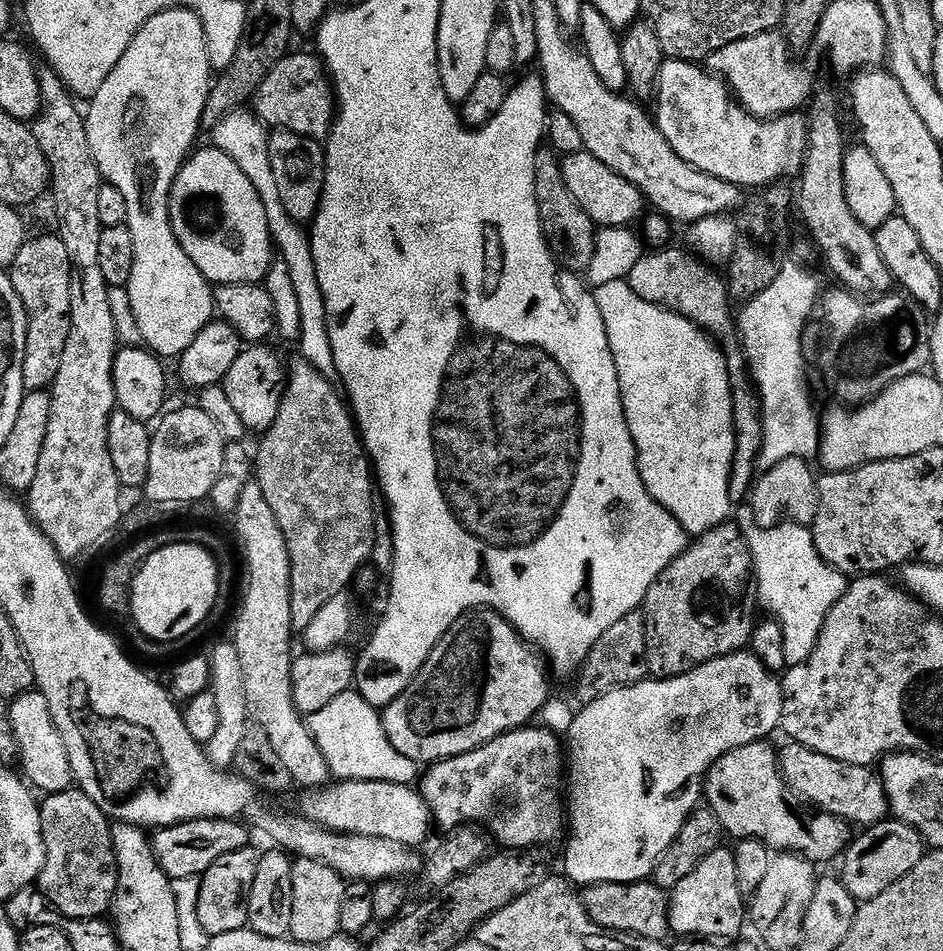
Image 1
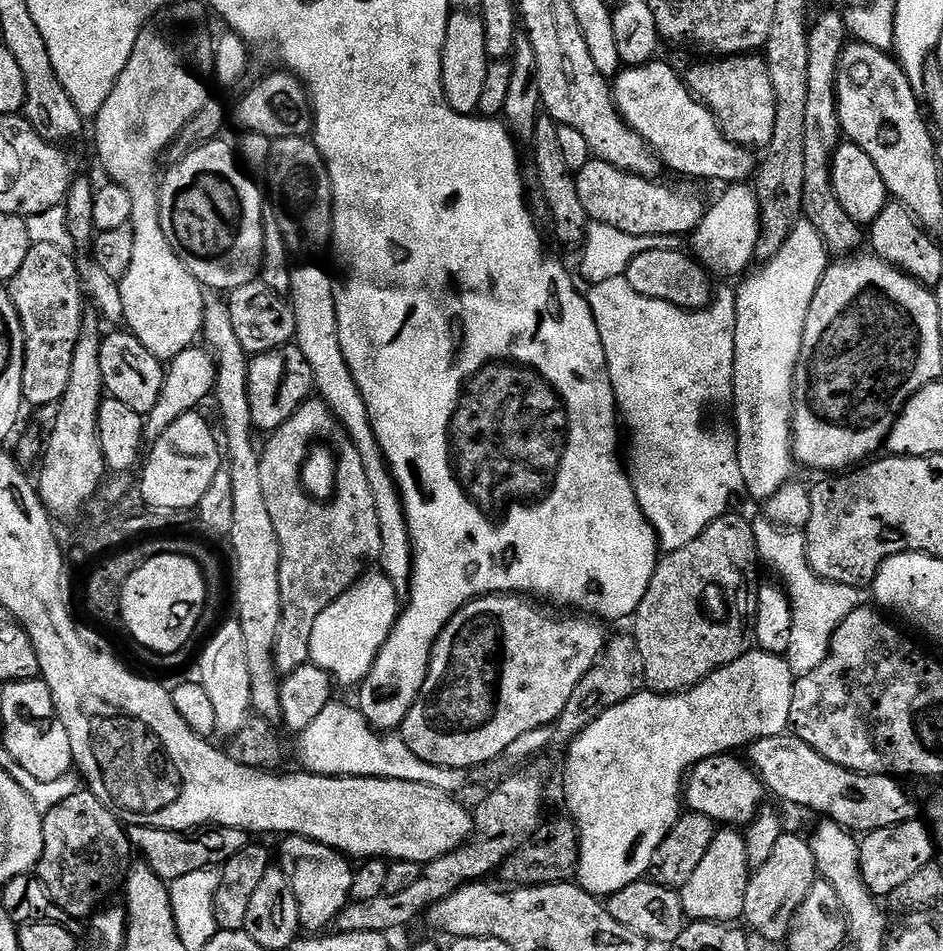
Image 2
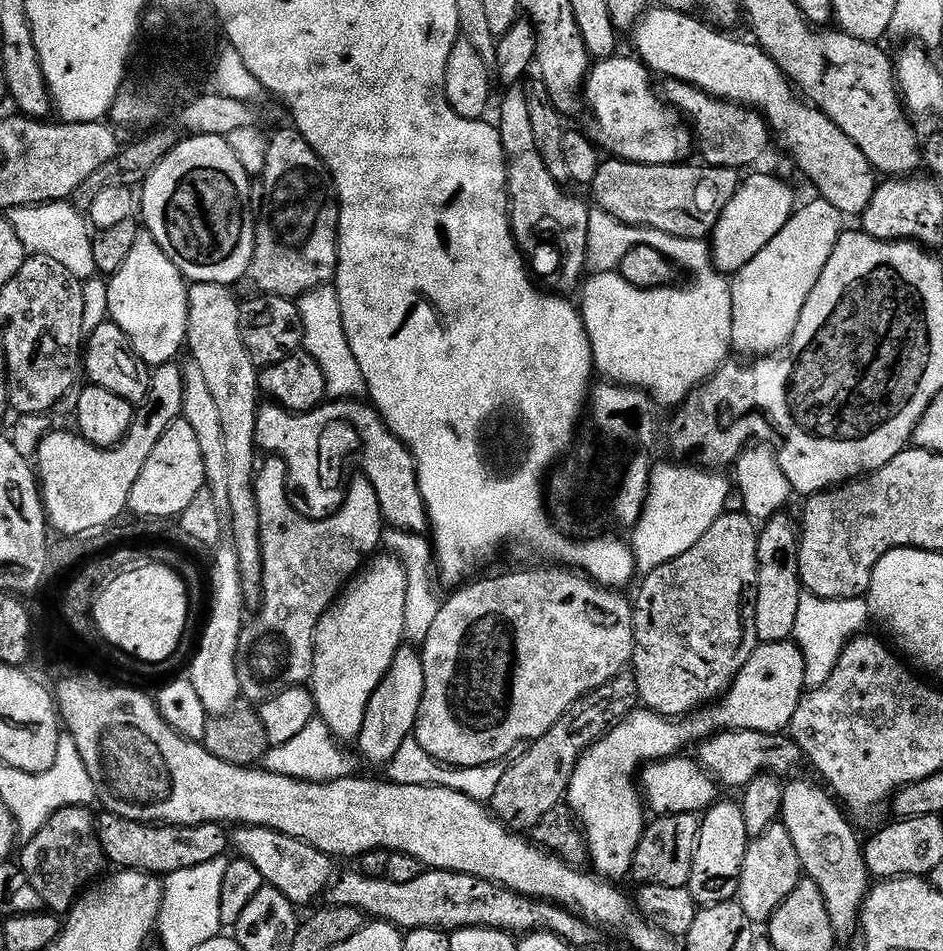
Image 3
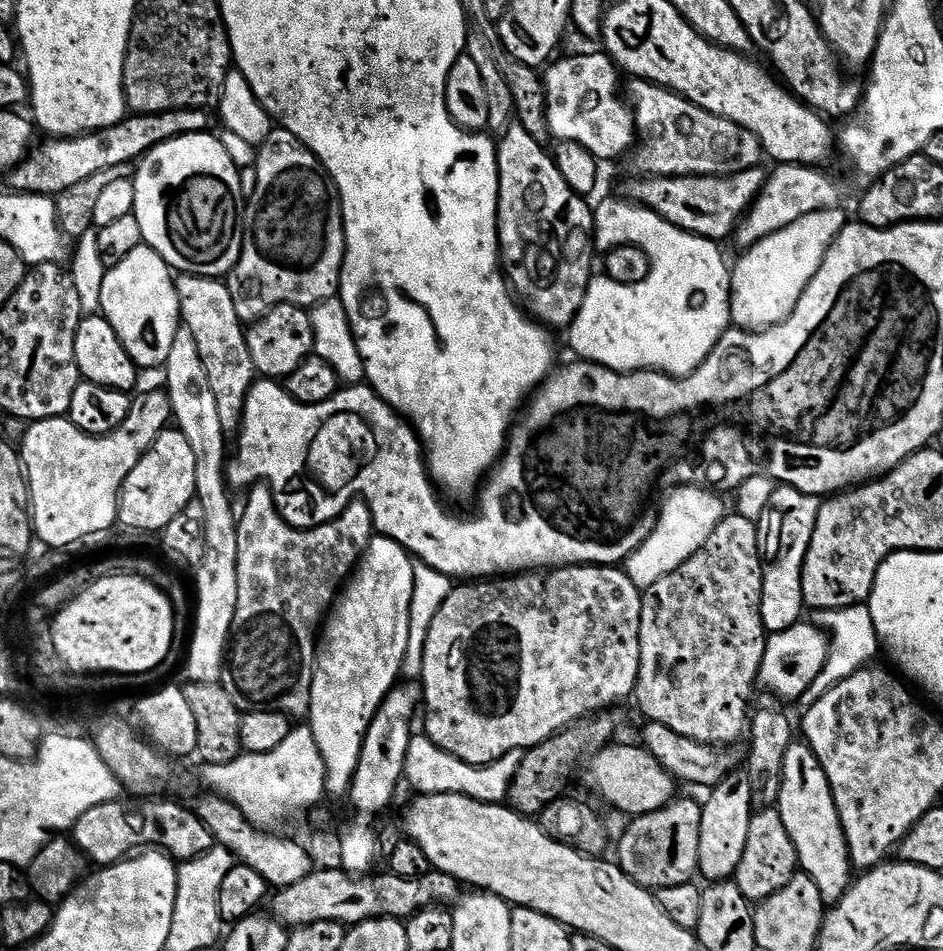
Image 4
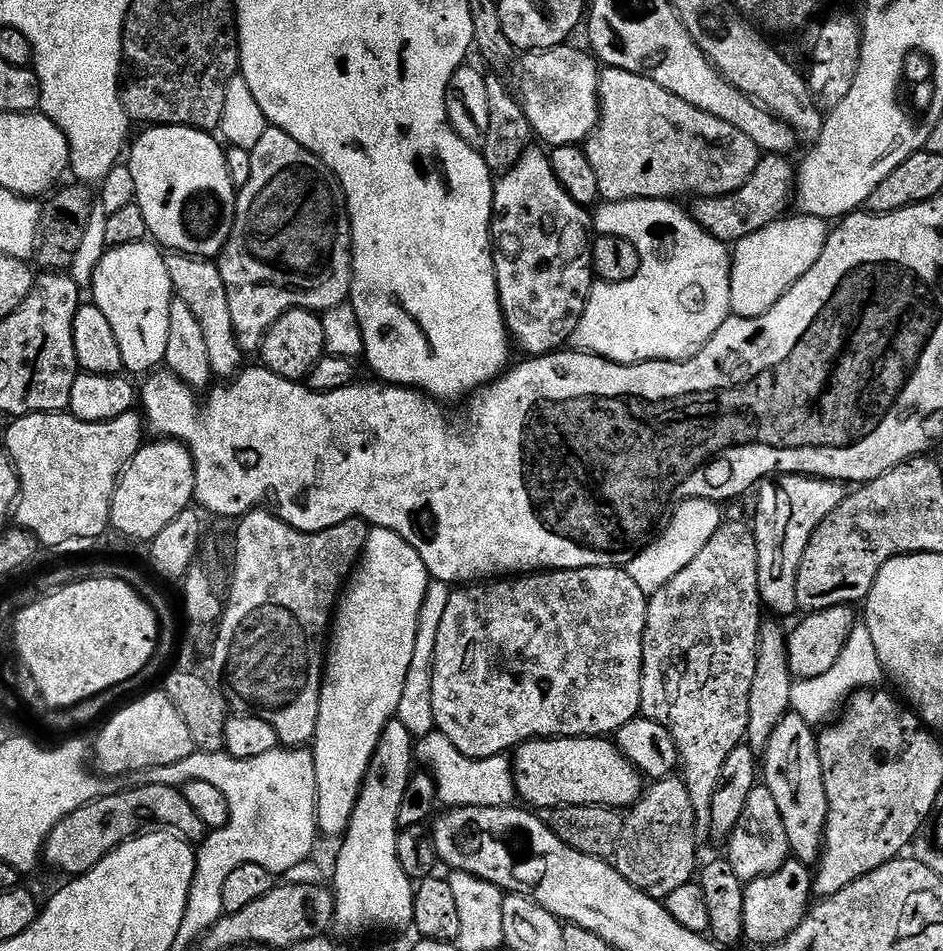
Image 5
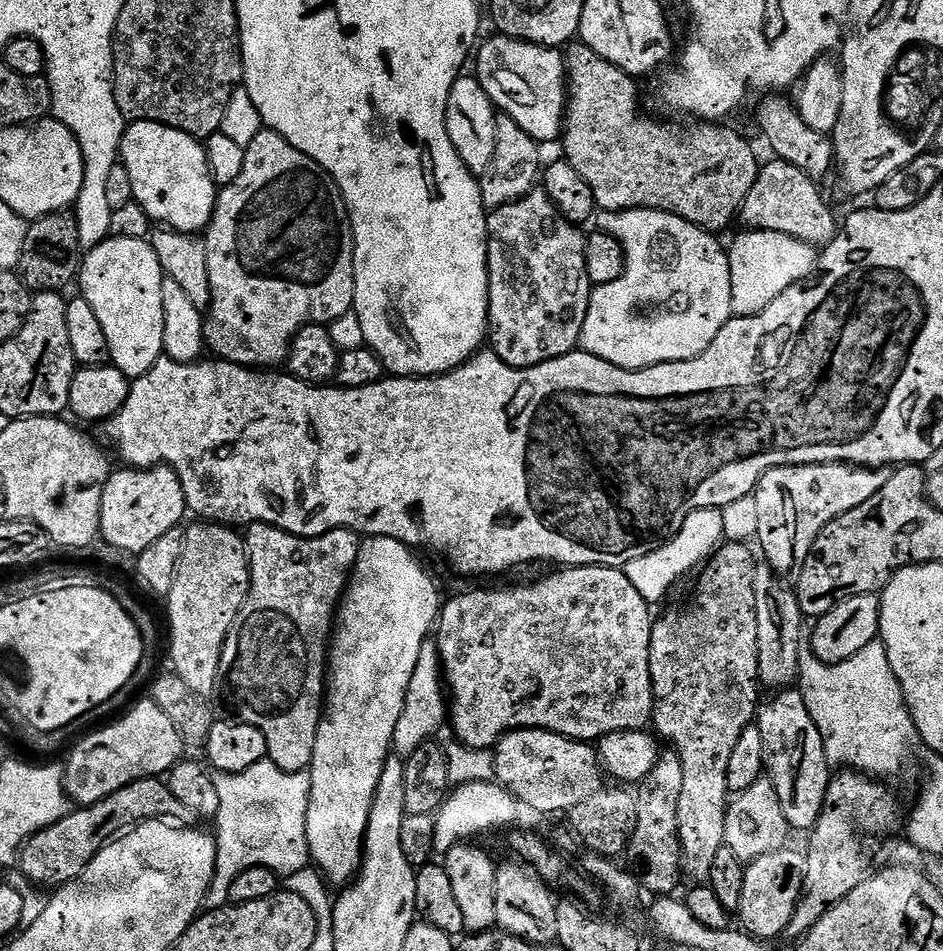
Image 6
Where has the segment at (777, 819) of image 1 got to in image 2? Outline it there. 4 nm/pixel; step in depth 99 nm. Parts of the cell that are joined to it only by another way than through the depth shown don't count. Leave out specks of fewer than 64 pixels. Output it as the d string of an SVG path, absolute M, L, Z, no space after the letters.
M736 754L711 756L690 769L682 796L691 811L709 816L720 826L747 826L752 823L757 812L761 811L763 804L760 803L766 797L766 789L764 781L738 757Z

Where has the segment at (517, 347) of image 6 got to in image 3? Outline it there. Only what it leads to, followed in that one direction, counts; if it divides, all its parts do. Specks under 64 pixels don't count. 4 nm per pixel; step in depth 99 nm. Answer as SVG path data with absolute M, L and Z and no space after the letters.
M512 86L505 92L508 93L500 104L498 127L504 147L504 158L508 162L508 214L512 218L512 236L516 240L517 248L530 265L531 275L545 289L556 294L568 294L576 283L576 287L581 283L585 275L584 263L590 255L590 208L578 197L567 196L557 180L550 178L550 170L546 170L546 162L542 162L542 154L538 154L538 146L534 142L525 89Z

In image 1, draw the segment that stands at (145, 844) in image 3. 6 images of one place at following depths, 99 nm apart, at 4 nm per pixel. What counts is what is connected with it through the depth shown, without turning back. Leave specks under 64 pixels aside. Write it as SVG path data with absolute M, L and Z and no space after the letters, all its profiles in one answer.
M239 819L234 820L187 820L172 824L155 833L152 848L156 851L162 870L171 880L178 878L199 878L203 876L218 858L234 854L234 850L249 847L248 828Z

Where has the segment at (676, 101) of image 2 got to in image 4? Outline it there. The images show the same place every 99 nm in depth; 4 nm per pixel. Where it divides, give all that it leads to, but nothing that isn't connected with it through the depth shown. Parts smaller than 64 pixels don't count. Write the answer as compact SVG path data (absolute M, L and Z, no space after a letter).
M597 50L597 52L588 52L585 56L568 56L565 60L559 60L549 63L546 68L548 73L544 72L542 76L545 102L548 106L548 125L553 137L557 141L573 140L586 146L586 150L590 150L590 154L594 154L600 162L616 160L619 156L626 155L627 152L629 155L638 140L636 118L632 114L631 107L625 103L622 96L622 101L620 101L620 96L616 93L620 80L616 77L618 68L612 57Z

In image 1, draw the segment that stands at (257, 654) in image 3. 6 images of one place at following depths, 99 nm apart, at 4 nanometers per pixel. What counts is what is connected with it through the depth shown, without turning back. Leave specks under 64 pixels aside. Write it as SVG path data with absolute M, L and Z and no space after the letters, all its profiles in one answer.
M303 358L289 363L287 370L288 385L278 418L274 418L274 426L263 433L261 440L264 441L254 452L254 480L262 486L262 494L266 494L266 502L270 502L270 510L274 510L274 518L278 518L278 526L288 543L292 563L292 631L303 634L306 626L322 611L322 606L326 606L330 598L348 592L361 568L371 561L378 492L374 487L374 469L364 451L356 421L337 385Z

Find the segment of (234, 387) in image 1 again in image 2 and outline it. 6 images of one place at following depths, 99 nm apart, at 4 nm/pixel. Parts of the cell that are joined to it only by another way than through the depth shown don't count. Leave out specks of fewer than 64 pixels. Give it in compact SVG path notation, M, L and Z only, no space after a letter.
M295 343L266 354L251 357L248 362L248 389L250 390L250 418L253 429L271 434L287 422L313 395L312 371L306 354Z

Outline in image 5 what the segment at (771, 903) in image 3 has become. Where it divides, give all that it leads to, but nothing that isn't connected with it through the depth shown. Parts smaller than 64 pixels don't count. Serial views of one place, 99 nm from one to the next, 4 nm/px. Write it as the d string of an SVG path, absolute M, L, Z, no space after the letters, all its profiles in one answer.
M763 786L750 790L750 798L746 798L746 810L742 810L742 818L727 840L726 859L743 882L774 874L774 870L781 868L793 855L778 802L774 800L774 794L770 794L770 790Z

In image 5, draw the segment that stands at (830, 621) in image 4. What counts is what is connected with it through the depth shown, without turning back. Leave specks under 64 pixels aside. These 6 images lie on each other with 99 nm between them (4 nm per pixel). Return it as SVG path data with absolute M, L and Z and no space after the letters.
M857 623L846 646L842 650L842 654L838 658L838 662L834 662L834 666L830 666L830 670L826 670L826 674L822 674L818 678L810 678L809 680L797 679L793 683L791 711L797 712L802 718L806 718L806 722L813 726L827 725L829 722L837 719L838 713L847 705L848 697L854 695L855 692L859 692L861 688L877 687L881 683L880 679L885 679L885 676L885 670L880 665L878 650L874 648L874 638L870 636L867 623Z

